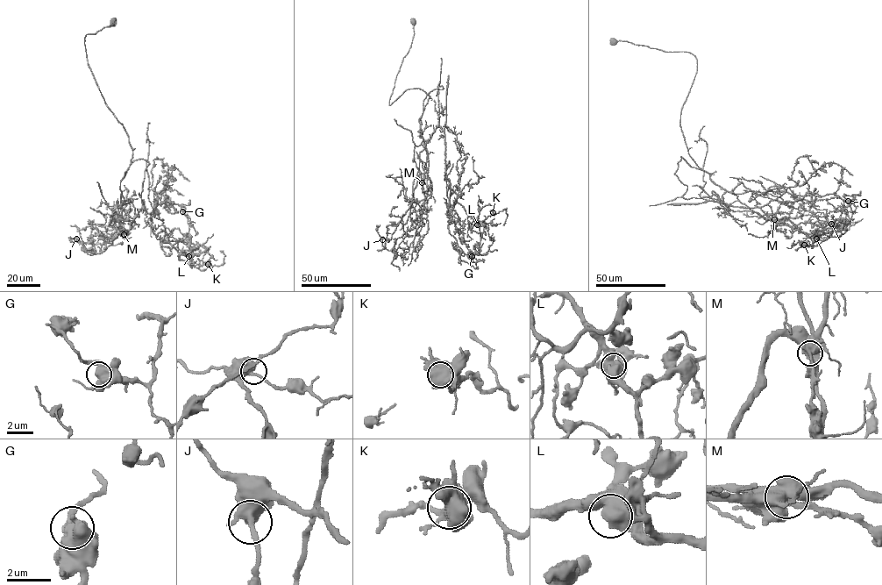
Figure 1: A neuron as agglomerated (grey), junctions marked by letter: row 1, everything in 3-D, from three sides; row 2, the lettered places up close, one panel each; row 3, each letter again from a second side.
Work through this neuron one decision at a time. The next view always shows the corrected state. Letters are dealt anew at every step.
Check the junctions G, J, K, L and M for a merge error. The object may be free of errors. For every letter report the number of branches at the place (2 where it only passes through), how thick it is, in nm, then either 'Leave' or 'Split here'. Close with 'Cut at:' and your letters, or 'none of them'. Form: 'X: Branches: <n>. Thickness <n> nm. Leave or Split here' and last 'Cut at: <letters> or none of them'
G: Branches: 3. Thickness 500 nm. Leave
J: Branches: 2. Thickness 550 nm. Leave
K: Branches: 2. Thickness 750 nm. Leave
L: Branches: 2. Thickness 650 nm. Leave
M: Branches: 2. Thickness 800 nm. Split here
Cut at: M

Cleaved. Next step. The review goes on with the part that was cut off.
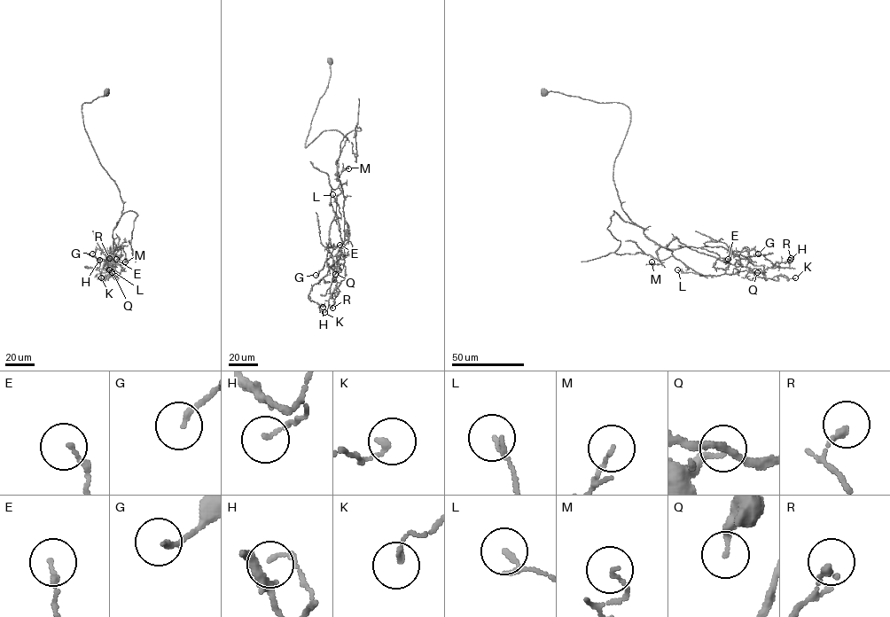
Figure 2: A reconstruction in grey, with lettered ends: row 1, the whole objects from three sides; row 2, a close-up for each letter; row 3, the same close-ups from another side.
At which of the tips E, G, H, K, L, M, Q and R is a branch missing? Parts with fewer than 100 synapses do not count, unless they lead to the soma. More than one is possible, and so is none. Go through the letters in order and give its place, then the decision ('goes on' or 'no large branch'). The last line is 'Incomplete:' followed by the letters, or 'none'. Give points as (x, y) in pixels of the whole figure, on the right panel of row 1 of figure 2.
E: (728, 259) | no large branch
G: (758, 253) | no large branch
H: (790, 260) | no large branch
K: (795, 277) | no large branch
L: (677, 269) | no large branch
M: (651, 261) | no large branch
Q: (757, 272) | no large branch
R: (791, 258) | no large branch
Incomplete: none

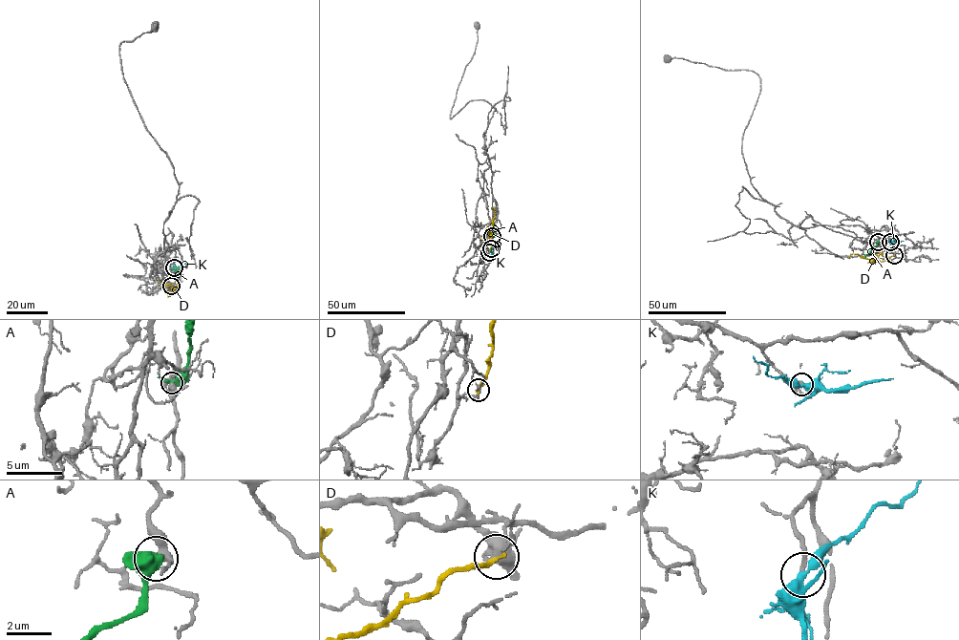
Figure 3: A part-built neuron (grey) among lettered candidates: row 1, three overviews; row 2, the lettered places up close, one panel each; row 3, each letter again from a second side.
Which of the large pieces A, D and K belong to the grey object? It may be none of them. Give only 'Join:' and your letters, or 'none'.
Join: K

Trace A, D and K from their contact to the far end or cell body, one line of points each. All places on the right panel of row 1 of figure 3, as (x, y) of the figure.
A: (879, 242), (865, 257)
D: (894, 255), (882, 261), (857, 253), (851, 253), (849, 258)
K: (890, 242), (904, 241)

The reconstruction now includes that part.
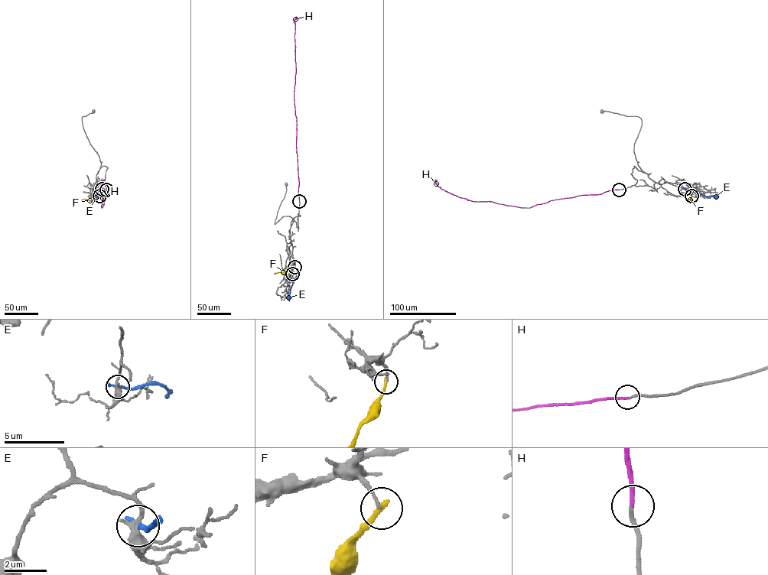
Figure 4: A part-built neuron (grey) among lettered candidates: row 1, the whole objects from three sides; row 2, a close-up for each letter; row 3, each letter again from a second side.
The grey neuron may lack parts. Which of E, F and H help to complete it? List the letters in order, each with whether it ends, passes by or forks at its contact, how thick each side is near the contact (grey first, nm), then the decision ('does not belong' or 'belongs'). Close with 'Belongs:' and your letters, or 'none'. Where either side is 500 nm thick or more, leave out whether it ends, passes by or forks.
E: it ends there; 320 nm thick on the grey side, 280 nm on the other; does not belong
F: it ends there; 120 nm thick on the grey side, 260 nm on the other; does not belong
H: it ends there; 200 nm thick on the grey side, 190 nm on the other; belongs
Belongs: H

